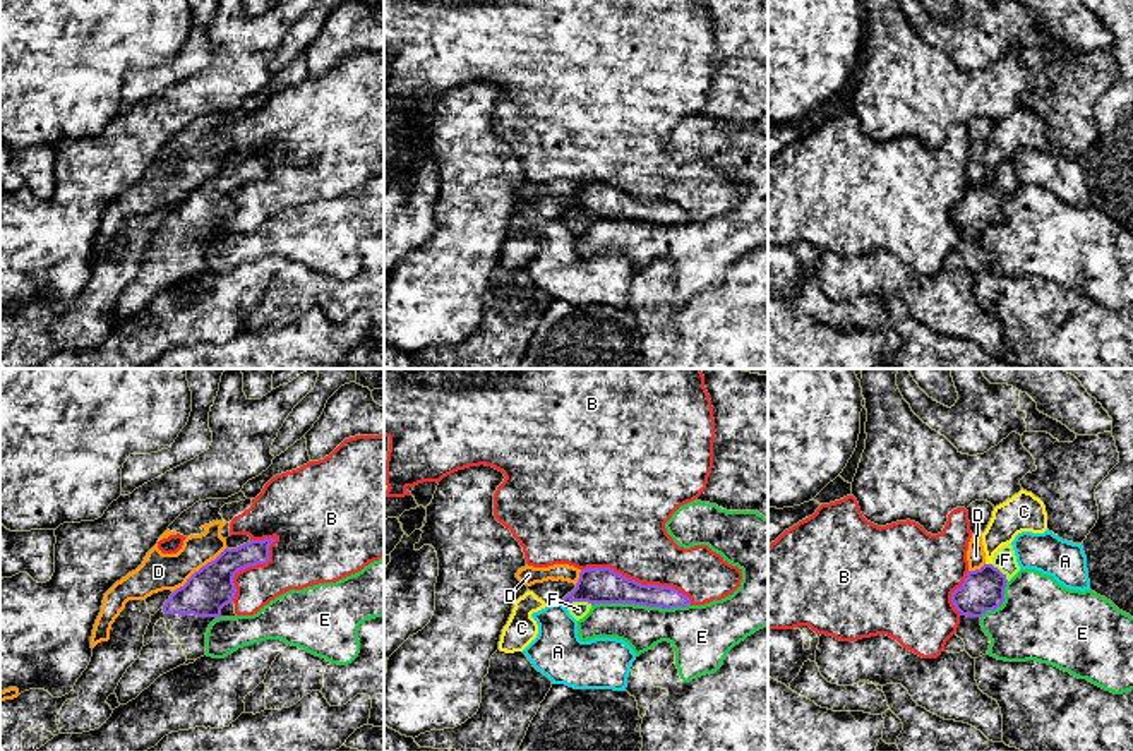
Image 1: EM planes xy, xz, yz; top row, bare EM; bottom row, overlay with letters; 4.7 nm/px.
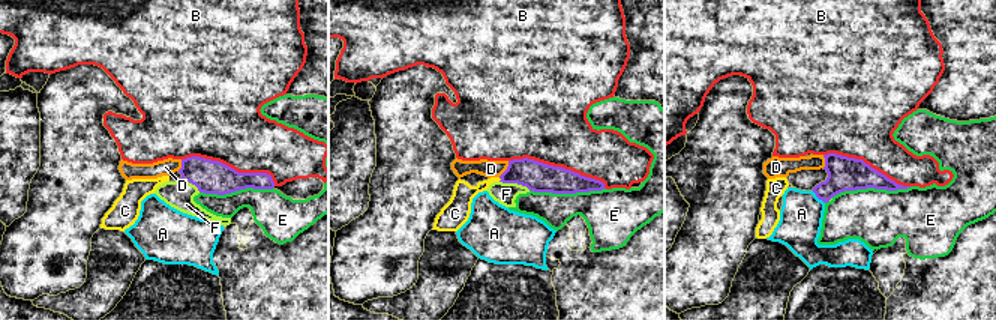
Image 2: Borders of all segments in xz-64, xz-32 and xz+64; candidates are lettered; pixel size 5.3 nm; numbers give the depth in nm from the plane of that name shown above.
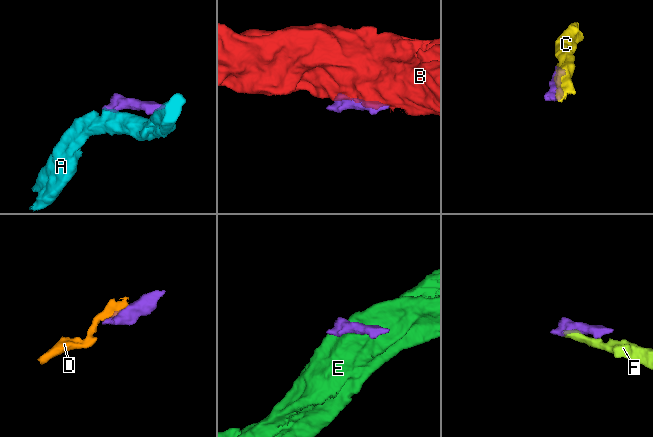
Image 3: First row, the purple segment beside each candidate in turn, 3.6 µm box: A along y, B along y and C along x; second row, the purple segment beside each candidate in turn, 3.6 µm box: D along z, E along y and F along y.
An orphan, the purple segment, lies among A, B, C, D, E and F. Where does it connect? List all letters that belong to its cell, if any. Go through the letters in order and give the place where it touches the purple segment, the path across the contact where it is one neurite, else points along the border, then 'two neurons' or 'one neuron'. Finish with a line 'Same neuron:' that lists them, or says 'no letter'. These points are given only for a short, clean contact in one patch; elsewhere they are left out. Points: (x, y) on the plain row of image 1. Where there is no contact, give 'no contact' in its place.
A: xz (563, 220) | along xz (561, 218), (566, 225) | two neurons
B: xz (636, 198) | two neurons
C: yz (989, 180) | along yz (986, 179), (991, 180) | two neurons
D: xy (201, 184) | along xy (227, 163), (173, 208) | two neurons
E: xz (641, 220) | two neurons
F: xz (578, 216) | one neuron
Same neuron: F

